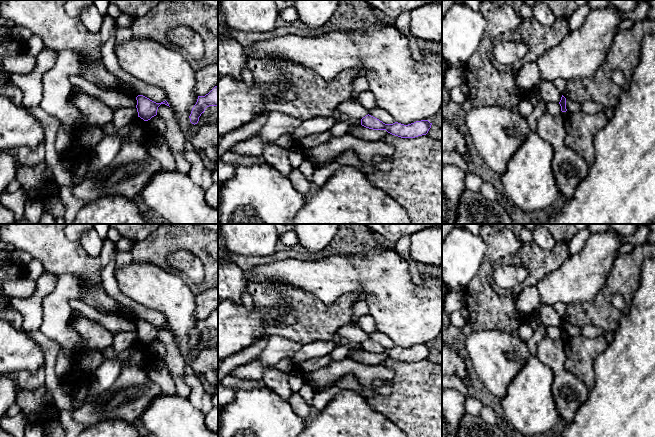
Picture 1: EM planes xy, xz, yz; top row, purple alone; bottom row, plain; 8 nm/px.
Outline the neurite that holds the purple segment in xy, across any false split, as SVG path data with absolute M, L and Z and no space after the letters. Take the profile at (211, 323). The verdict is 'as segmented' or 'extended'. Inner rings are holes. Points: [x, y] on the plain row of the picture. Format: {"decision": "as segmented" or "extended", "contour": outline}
{"decision": "as segmented", "contour": "M215 310L205 320L198 320L197 326L189 340L190 346L194 349L197 348L201 338L204 337L205 333L209 330L218 330L218 310Z"}

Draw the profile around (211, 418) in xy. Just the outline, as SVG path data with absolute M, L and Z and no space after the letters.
M218 405L205 415L205 425L211 432L218 433Z

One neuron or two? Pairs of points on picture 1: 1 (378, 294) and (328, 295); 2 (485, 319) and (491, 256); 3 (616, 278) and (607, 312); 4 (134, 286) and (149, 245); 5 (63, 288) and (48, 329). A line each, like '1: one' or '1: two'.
1: one
2: one
3: one
4: two
5: one

